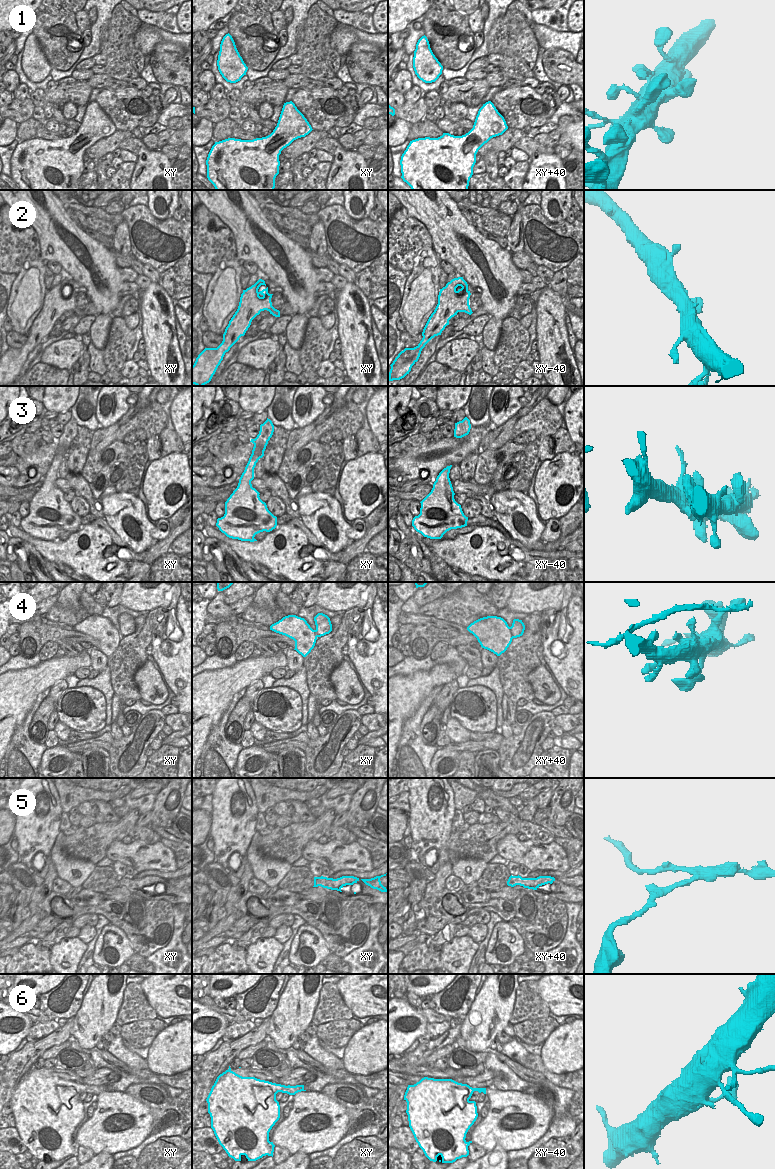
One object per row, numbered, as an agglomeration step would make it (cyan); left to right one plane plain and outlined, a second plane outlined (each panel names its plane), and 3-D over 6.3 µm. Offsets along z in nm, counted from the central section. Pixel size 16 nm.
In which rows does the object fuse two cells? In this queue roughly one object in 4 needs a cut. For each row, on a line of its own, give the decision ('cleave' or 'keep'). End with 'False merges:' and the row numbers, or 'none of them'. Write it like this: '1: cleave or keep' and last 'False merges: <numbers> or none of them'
1: keep
2: keep
3: keep
4: keep
5: cleave
6: keep
False merges: 5

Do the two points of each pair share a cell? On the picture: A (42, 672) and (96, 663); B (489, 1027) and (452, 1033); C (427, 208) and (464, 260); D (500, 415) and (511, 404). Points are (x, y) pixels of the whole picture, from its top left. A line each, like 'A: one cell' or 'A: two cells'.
A: two cells
B: two cells
C: one cell
D: one cell

